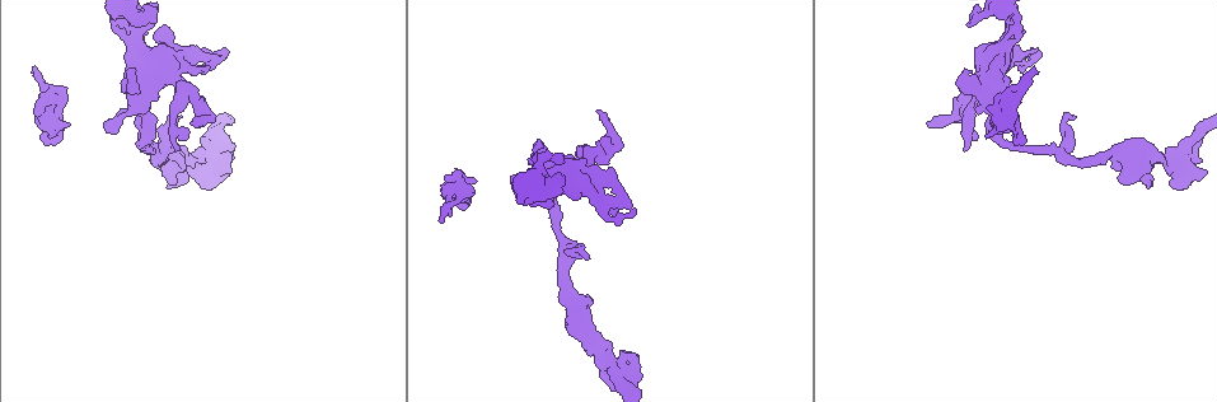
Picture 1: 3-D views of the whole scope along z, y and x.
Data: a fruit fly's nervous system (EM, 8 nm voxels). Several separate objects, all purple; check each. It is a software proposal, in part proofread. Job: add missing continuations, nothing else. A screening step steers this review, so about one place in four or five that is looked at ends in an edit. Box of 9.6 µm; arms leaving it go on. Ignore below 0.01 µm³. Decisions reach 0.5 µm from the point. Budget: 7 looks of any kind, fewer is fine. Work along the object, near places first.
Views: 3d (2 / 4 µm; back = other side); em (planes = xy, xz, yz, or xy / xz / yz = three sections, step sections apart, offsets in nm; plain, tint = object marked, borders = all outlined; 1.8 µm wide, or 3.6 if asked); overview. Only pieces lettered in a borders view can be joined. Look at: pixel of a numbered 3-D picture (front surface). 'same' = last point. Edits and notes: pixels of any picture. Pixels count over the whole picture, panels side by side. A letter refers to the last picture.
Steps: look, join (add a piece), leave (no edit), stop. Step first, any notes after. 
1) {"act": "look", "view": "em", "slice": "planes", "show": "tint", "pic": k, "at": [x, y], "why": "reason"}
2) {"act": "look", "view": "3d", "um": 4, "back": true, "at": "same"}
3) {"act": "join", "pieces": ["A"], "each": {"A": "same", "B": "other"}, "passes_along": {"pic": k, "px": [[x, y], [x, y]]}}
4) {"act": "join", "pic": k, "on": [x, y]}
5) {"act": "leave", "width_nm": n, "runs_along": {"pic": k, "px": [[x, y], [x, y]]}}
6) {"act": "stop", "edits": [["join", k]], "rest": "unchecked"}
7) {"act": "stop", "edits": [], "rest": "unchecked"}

{"act": "look", "view": "em", "slice": "xy", "step": 8, "show": "borders", "pic": 1, "at": [178, 150], "why": "an open end"}

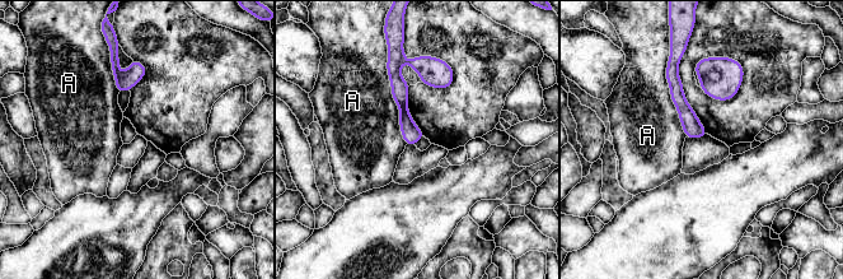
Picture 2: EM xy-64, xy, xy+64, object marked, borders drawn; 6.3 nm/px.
{"act": "leave", "each": {"A": "other"}, "border": {"pic": 2, "px": [[387, 60], [390, 96], [406, 144]]}, "found": "no lettered piece goes on from it"}

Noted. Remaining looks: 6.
{"act": "look", "view": "3d", "um": 4, "pic": 1, "at": [588, 260], "why": "branch stops here"}

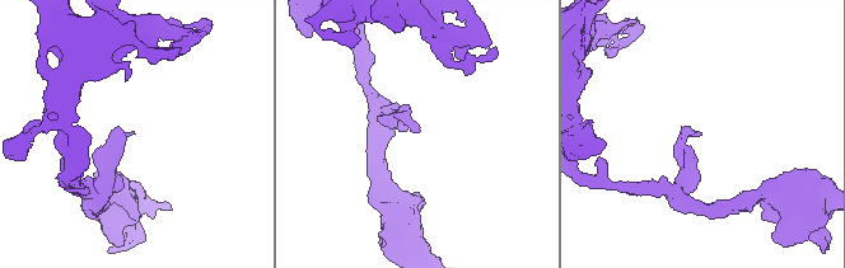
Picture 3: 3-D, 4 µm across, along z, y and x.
{"act": "look", "view": "em", "slice": "planes", "show": "tint", "pic": 3, "at": [132, 131], "why": "need the tissue"}

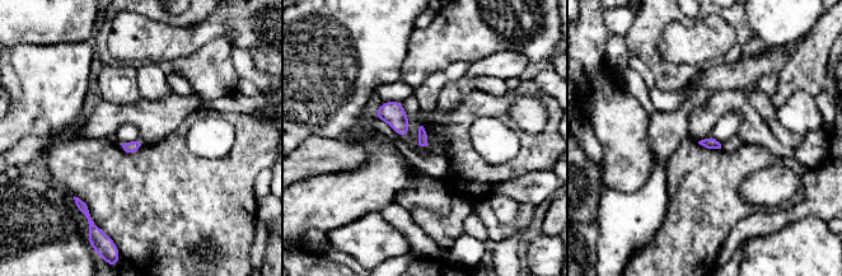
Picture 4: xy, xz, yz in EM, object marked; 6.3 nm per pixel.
{"act": "look", "view": "em", "slice": "planes", "show": "borders", "at": "same"}

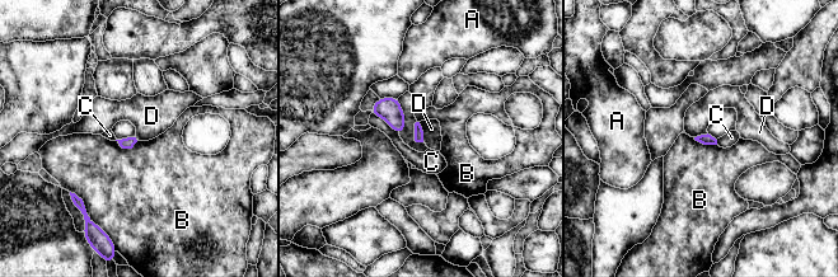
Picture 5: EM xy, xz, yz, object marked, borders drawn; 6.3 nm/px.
{"act": "leave", "each": {"A": "other", "B": "other", "C": "other", "D": "other"}, "border": {"pic": 5, "px": [[418, 122], [424, 141]]}, "found": "none of them fits"}

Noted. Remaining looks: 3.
{"act": "look", "view": "3d", "um": 4, "pic": 1, "at": [440, 222], "why": "an open end"}

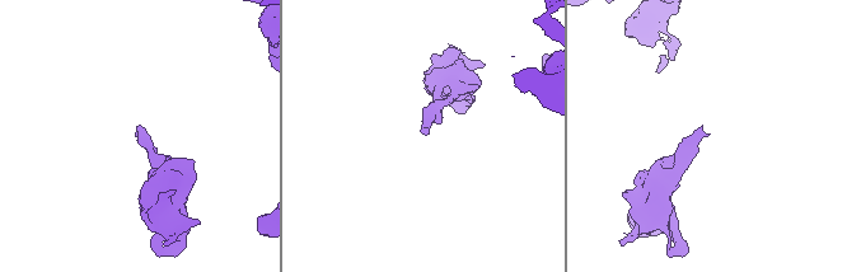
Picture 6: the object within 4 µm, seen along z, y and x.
{"act": "look", "view": "em", "slice": "yz", "step": 8, "show": "borders", "pic": 6, "at": [707, 135], "why": "need the tissue"}

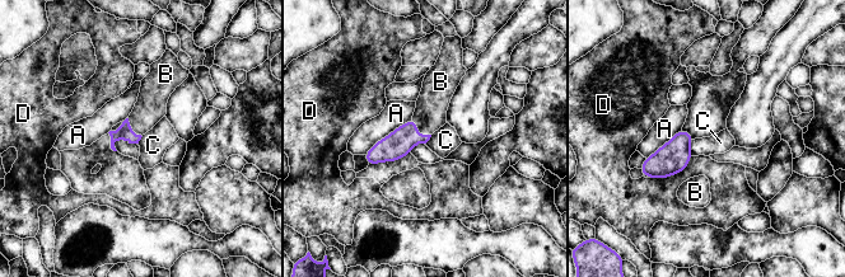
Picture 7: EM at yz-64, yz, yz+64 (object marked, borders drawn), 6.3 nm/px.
{"act": "look", "view": "em", "slice": "planes", "show": "borders", "at": "same", "why": "another direction"}

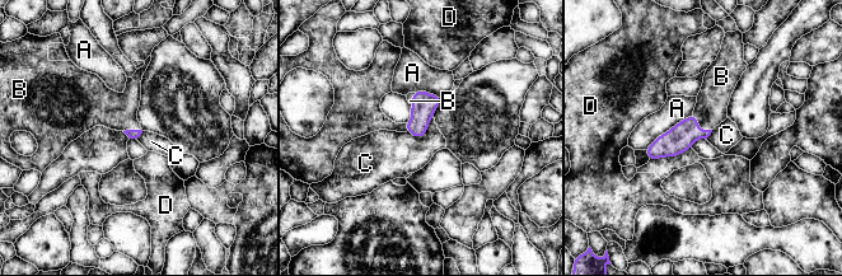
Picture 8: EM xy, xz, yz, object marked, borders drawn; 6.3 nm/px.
{"act": "join", "pic": 8, "on": [711, 108], "longest_contact_nm": ["A", 380], "each": {"A": "other", "B": "same", "C": "other", "D": "other"}, "found": "the neuron continues"}

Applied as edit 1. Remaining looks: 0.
{"act": "stop", "edits": [["join", 8]], "rest": "unchecked"}

